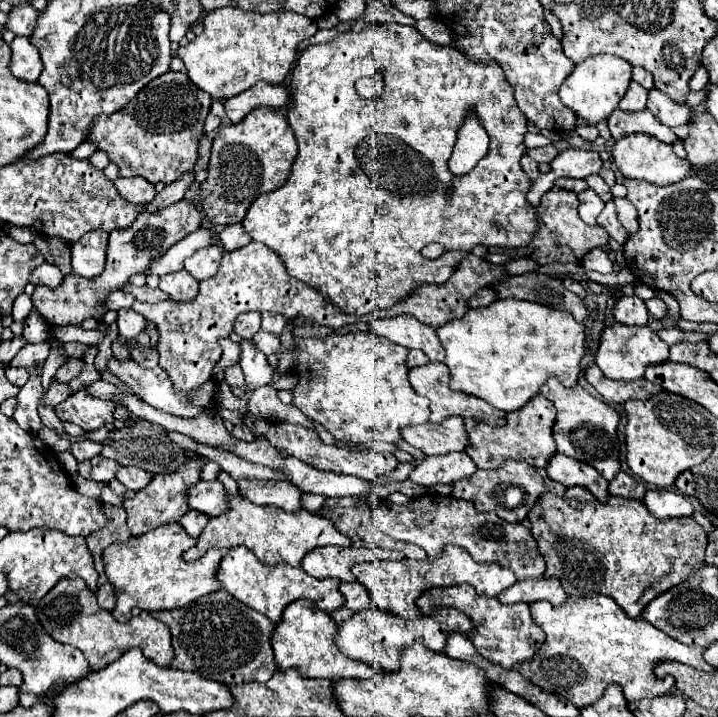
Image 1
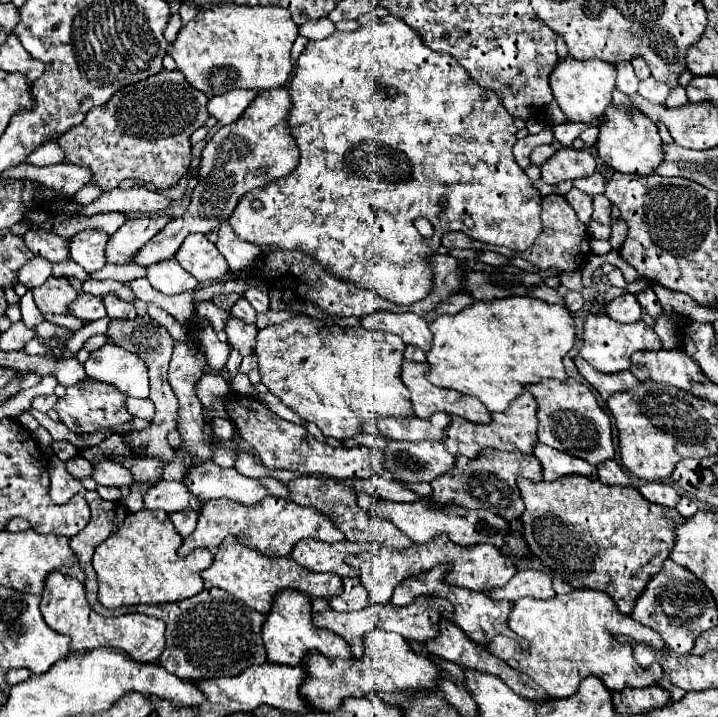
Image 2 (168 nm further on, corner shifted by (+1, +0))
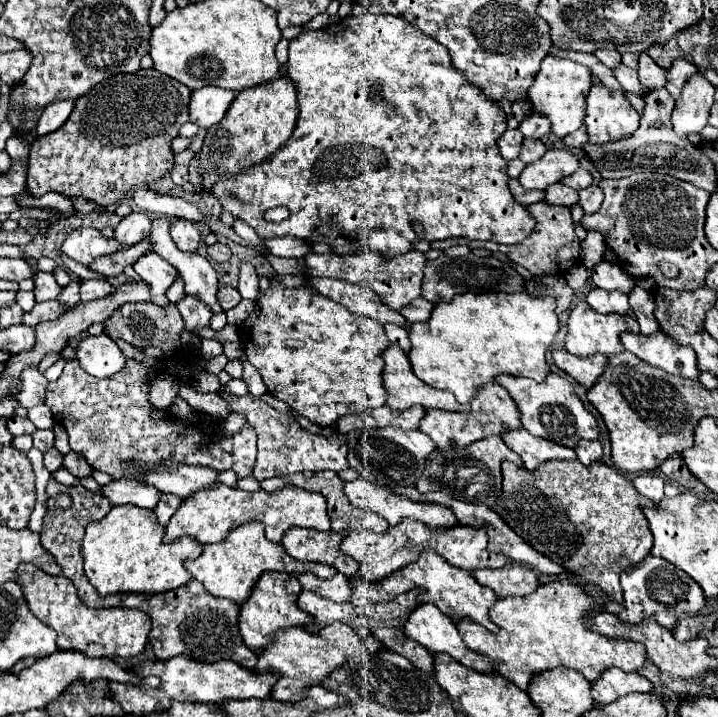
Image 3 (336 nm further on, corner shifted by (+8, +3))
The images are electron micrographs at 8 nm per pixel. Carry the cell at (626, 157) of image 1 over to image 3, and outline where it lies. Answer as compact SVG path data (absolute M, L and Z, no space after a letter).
M597 83L587 95L583 123L591 143L607 143L631 135L637 129L639 113L621 91L609 91L603 83Z

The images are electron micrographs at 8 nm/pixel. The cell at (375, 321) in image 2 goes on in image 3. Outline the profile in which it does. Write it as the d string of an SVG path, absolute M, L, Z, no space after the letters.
M307 277L305 283L311 285L315 291L319 291L321 295L333 299L335 303L341 303L349 311L371 317L381 325L397 323L401 327L409 327L409 323L405 323L405 319L399 315L399 311L387 309L385 303L381 303L381 299L369 289L349 285L349 283L337 281L337 279L319 279L319 277L313 277L313 279Z

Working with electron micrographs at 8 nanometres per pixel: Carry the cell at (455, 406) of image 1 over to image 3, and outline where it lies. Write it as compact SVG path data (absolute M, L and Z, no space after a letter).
M389 345L383 353L383 387L387 391L387 405L395 411L405 411L405 407L411 407L411 405L423 405L427 409L443 409L443 411L469 411L469 405L461 405L457 403L455 395L451 391L439 391L439 389L433 389L425 383L421 383L421 379L417 379L413 375L413 369L411 369L411 363L407 359L407 355L397 347L397 345Z

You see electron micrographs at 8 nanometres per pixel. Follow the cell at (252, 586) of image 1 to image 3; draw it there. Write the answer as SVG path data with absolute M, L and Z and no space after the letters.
M251 521L237 529L233 529L225 541L203 545L203 553L197 559L185 561L185 569L209 591L217 597L227 597L235 603L243 603L249 597L249 589L255 585L263 571L287 571L287 573L305 573L311 571L319 579L329 579L335 575L333 567L311 561L297 561L287 555L281 543L271 543L265 537L265 525Z

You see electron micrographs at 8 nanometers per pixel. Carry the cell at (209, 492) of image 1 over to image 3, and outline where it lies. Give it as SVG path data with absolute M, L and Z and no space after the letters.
M113 479L111 483L101 487L101 493L111 501L111 505L127 505L133 503L137 507L153 509L159 499L159 491L155 487L137 483L133 479Z

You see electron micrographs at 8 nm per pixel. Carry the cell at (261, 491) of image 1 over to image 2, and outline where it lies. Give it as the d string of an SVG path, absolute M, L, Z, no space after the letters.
M216 462L200 466L192 478L184 478L192 486L194 494L200 494L200 500L228 498L244 506L254 506L268 496L266 486L258 478L248 478L236 472L236 468L220 468Z

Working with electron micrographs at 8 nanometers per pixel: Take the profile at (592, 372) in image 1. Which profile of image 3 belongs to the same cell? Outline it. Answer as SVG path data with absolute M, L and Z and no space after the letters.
M565 349L553 351L553 363L559 367L559 371L563 371L569 377L573 377L575 381L579 381L585 389L597 381L597 375L601 375L605 359L607 357L601 353L595 353L589 357L577 357Z

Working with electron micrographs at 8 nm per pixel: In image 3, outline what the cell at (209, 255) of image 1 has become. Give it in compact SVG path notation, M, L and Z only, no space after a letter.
M175 219L171 223L171 237L177 243L177 247L181 247L185 251L197 251L199 241L201 241L201 233L199 233L197 225L189 223L185 219Z

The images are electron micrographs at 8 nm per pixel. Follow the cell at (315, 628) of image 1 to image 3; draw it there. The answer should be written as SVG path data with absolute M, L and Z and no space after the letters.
M265 571L257 579L257 587L251 589L249 599L239 605L239 617L237 617L241 639L253 653L261 653L271 643L273 633L277 629L285 629L285 627L293 627L293 625L303 627L313 621L313 617L309 613L305 613L297 607L299 591L301 591L301 585L297 583L295 575L289 575L289 573Z

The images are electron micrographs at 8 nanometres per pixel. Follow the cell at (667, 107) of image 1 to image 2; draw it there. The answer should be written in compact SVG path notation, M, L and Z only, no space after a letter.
M648 78L648 80L640 82L638 94L640 94L642 98L654 102L654 104L664 104L666 98L668 98L668 94L670 94L670 90L668 90L668 86L664 86L662 82L656 82L654 78Z

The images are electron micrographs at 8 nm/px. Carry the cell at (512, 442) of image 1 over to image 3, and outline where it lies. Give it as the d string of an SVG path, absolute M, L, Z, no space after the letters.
M485 383L479 387L477 395L471 401L469 413L447 413L447 411L437 411L437 409L427 409L419 423L419 429L425 435L429 435L433 439L433 443L443 451L447 451L449 447L465 447L487 435L501 435L509 429L513 431L519 427L521 427L519 411L517 411L513 399L509 399L509 393L497 383Z

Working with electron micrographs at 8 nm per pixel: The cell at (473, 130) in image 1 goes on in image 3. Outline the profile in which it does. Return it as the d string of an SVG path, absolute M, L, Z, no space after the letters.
M533 203L527 207L531 217L535 219L535 229L533 233L517 245L497 245L497 243L481 243L481 241L469 241L469 239L445 239L445 241L433 241L431 247L433 249L447 249L451 245L467 245L467 247L481 247L481 249L489 249L489 251L499 251L505 253L513 263L519 263L521 267L525 267L527 271L531 271L533 275L561 275L565 273L569 267L579 263L581 257L581 241L575 235L573 229L573 219L571 219L571 211L569 207L549 207L547 203Z

